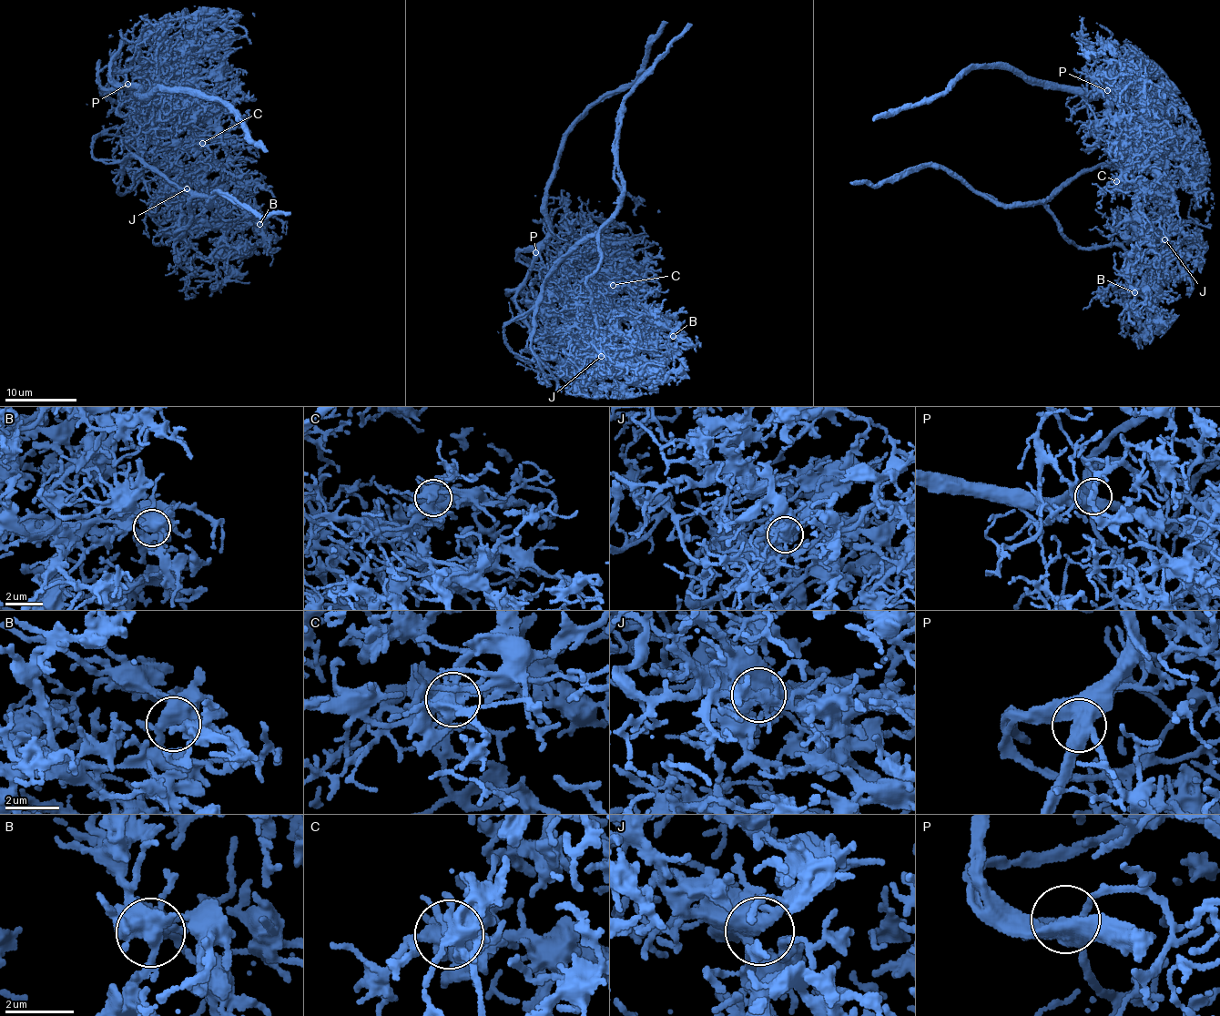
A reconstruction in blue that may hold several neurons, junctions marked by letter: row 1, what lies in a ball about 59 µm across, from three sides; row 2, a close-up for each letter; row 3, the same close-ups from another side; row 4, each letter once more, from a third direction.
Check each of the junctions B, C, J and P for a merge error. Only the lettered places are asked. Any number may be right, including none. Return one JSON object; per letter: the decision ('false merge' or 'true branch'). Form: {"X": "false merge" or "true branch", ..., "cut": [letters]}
{"B": "true branch", "C": "true branch", "J": "true branch", "P": "true branch", "cut": []}

